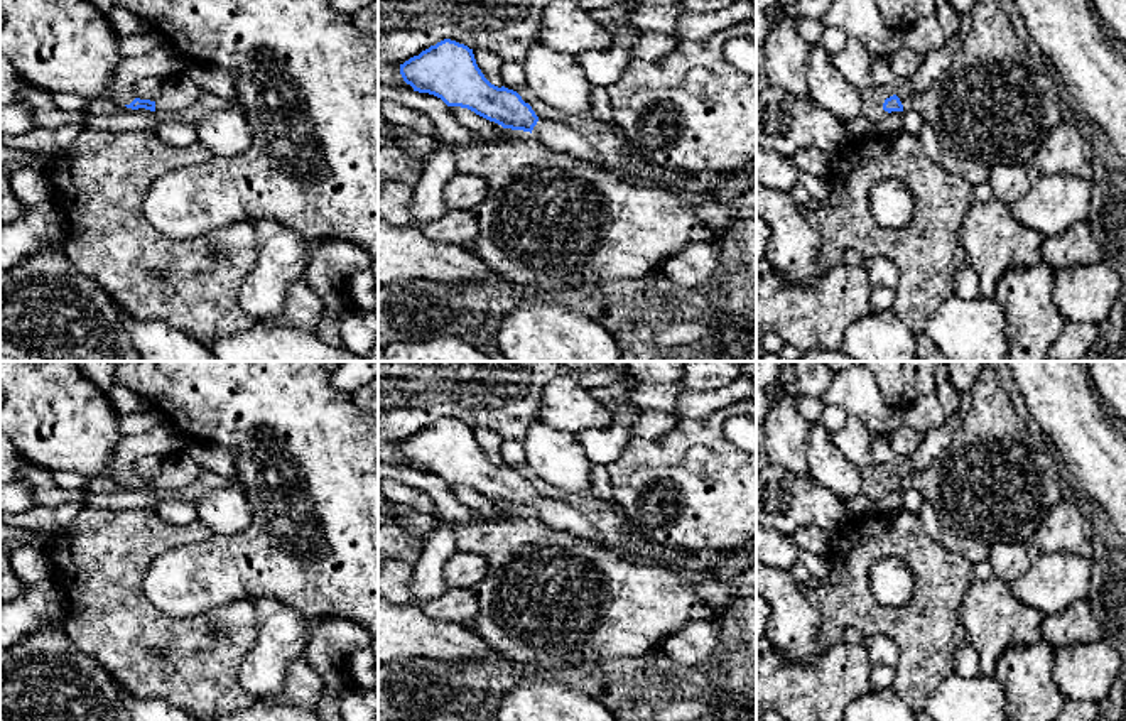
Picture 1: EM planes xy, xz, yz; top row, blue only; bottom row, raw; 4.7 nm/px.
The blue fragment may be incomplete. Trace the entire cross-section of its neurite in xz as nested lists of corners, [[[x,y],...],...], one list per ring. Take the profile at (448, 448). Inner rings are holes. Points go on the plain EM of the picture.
[[[444,417],[400,442],[400,453],[414,469],[434,473],[447,485],[468,486],[503,507],[530,510],[549,529],[606,547],[574,507],[540,498],[517,469],[491,463],[464,422]]]

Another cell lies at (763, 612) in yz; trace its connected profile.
[[[756,594],[756,652],[765,645],[765,633],[770,615],[770,604],[760,594]]]

